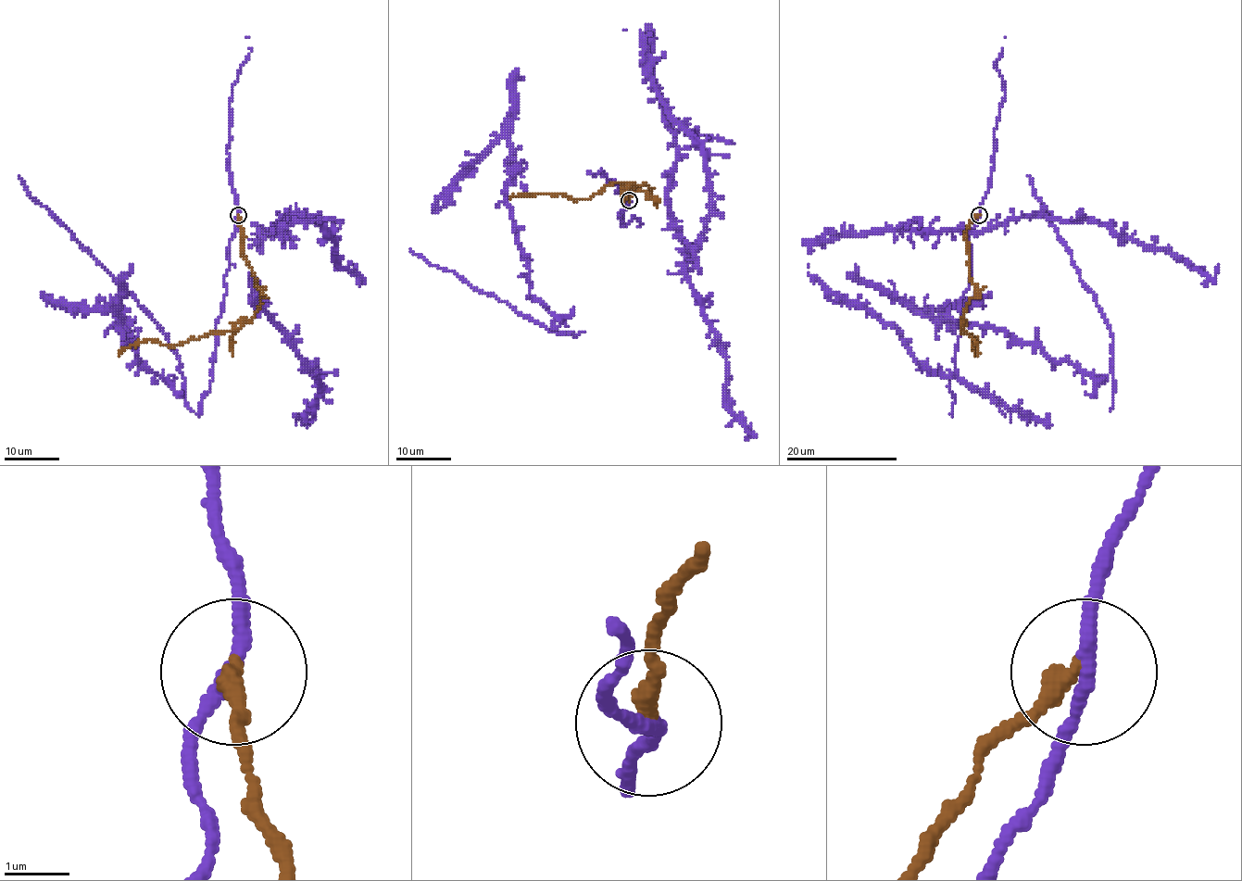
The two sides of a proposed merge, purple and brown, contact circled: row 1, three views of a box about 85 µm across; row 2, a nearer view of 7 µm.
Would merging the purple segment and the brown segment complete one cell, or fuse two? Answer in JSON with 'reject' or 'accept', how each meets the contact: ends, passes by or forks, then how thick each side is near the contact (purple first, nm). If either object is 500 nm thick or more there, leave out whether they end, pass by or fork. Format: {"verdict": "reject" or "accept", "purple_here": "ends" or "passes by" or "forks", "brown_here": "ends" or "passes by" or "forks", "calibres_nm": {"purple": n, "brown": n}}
{"verdict": "reject", "purple_here": "passes by", "brown_here": "ends", "calibres_nm": {"purple": 220, "brown": 280}}

